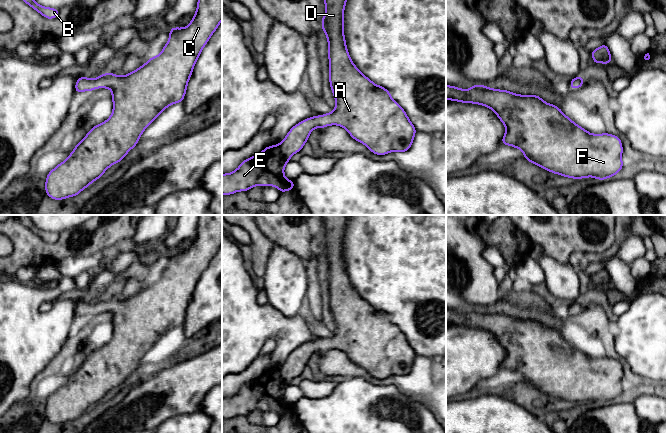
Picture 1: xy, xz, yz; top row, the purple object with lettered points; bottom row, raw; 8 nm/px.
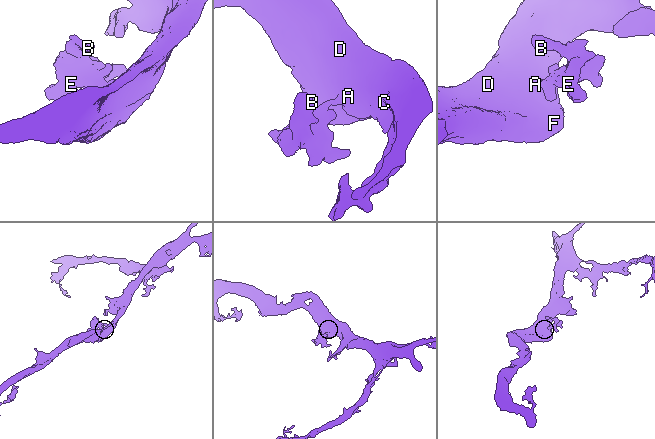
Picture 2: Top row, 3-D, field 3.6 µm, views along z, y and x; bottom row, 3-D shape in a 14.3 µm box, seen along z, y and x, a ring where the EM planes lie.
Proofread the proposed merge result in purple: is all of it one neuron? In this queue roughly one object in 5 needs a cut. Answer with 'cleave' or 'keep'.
keep

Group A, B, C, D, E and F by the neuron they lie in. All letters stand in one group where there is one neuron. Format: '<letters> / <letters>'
A B C D E F

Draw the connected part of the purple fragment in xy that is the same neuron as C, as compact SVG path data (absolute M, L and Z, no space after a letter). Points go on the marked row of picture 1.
M198 0L197 3L197 10L196 13L193 15L193 19L189 23L187 27L184 28L177 28L177 27L172 27L169 32L169 40L167 44L163 47L161 54L158 56L154 56L150 58L144 65L136 69L135 71L132 71L131 73L124 75L124 76L116 76L112 72L108 72L105 74L102 74L95 78L94 80L88 78L88 77L79 77L76 81L75 85L75 93L83 92L83 91L94 91L96 88L109 88L112 91L112 100L113 100L113 112L111 116L103 123L95 125L84 137L84 139L80 142L77 143L76 147L73 149L72 153L68 156L68 158L61 162L59 165L57 165L53 170L51 170L46 178L45 182L45 191L46 194L54 199L54 200L63 200L68 197L74 197L78 195L82 190L84 190L86 187L88 187L91 183L93 183L95 180L99 179L103 173L111 166L114 165L126 156L126 154L136 146L138 141L140 140L140 136L142 135L143 131L160 115L160 113L163 110L166 110L166 108L169 105L172 105L174 103L181 103L184 99L184 96L186 94L187 90L187 84L192 76L192 71L193 68L196 64L197 59L200 56L200 53L204 46L207 44L209 41L210 37L212 34L215 32L215 30L218 28L220 22L222 21L222 0Z

